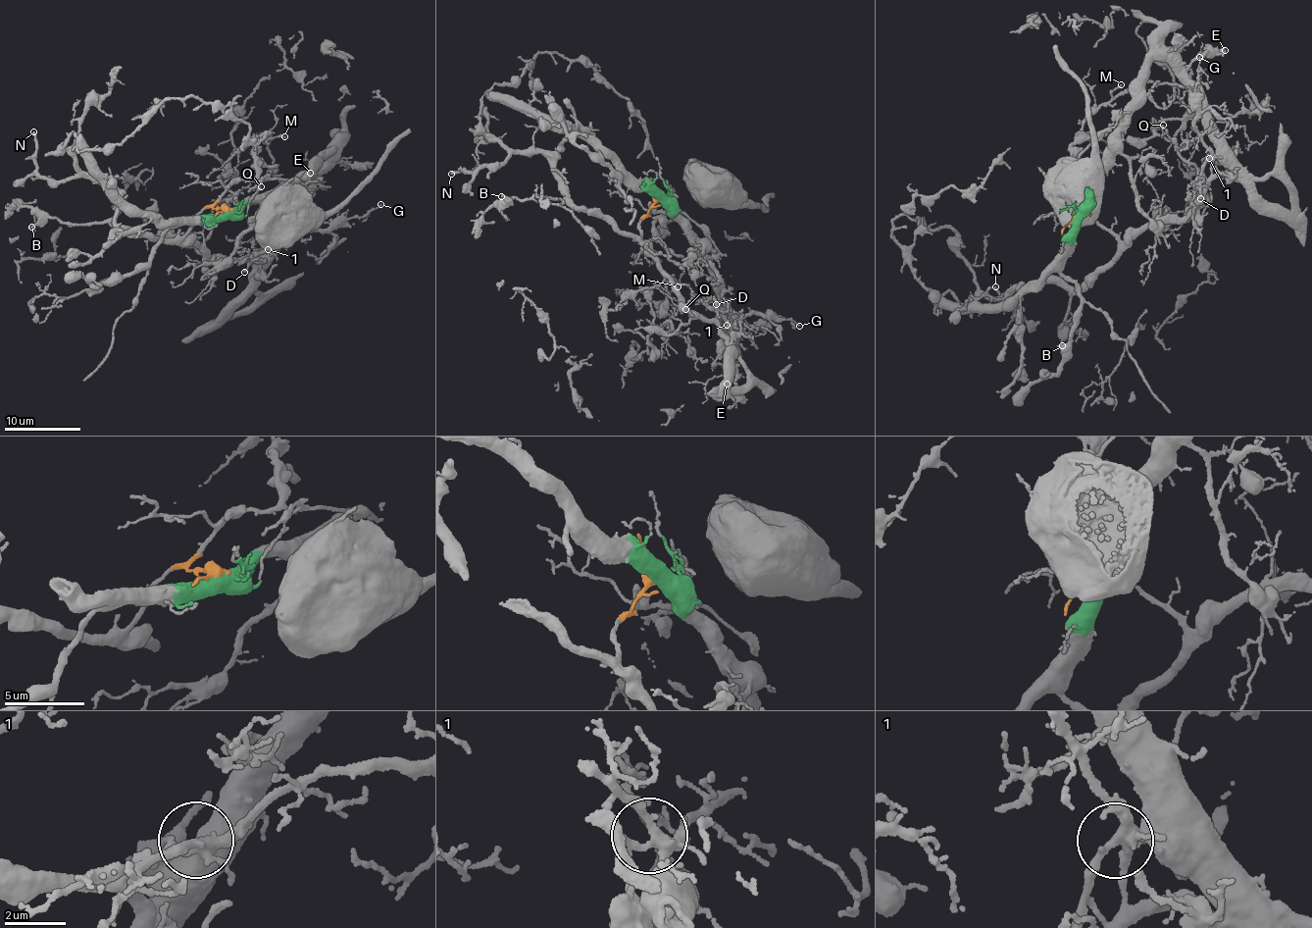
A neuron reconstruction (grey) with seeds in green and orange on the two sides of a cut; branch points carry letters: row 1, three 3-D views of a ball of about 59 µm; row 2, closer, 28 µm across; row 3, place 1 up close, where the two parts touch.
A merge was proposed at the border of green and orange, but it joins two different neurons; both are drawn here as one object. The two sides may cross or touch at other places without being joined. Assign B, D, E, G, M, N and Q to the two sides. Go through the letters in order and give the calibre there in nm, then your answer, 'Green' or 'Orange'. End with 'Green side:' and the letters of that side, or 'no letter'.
B: Thickness 140 nm. Orange
D: Thickness 200 nm. Green
E: Thickness 320 nm. Green
G: Thickness 80 nm. Green
M: Thickness 140 nm. Orange
N: Thickness 240 nm. Orange
Q: Thickness 100 nm. Orange
Green side: D, E, G

